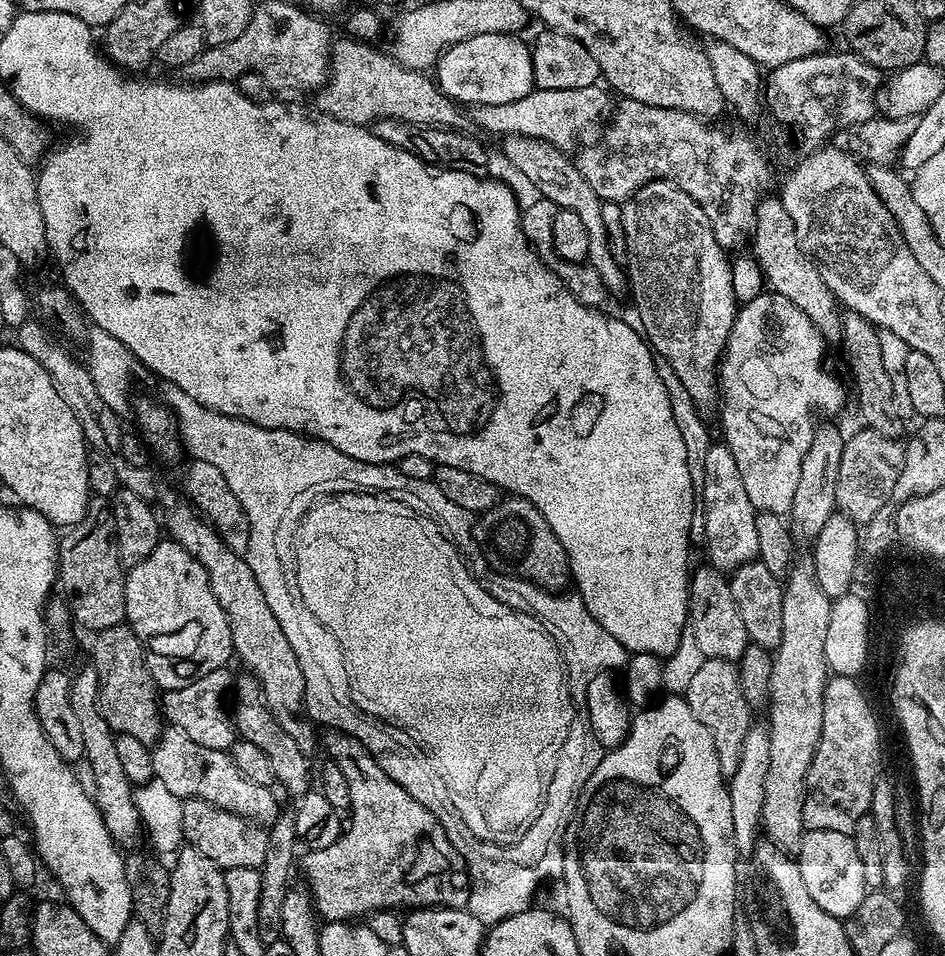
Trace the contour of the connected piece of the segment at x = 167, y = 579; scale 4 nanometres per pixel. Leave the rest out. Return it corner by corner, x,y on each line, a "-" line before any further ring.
171,538
161,539
154,550
142,562
127,569
124,578
126,594
126,623
134,630
134,634
144,645
146,663
157,689
167,690
186,686
191,679
202,678
202,674
210,674
210,670
225,667
233,659
232,639
230,638
230,622
226,618
226,610
218,606
218,598
210,590
210,578
196,558

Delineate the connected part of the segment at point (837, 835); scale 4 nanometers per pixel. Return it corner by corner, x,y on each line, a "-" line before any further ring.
834,830
805,831
798,849
798,863
802,870
802,882
806,882
806,890
810,890
810,898
814,898
814,902
818,902
826,914
847,918
854,914
854,910
858,910
866,889
862,858
858,858
858,850
849,833

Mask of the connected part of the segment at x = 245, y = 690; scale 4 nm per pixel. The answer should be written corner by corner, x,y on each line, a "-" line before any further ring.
241,674
234,680
234,700
230,708
232,723
236,726
236,735
246,742
254,742
254,746
259,746
266,753
266,758
270,758
270,767
274,770
274,778
279,787
284,787
292,795
292,798
299,798
307,794
310,790
308,784
308,760
309,757
302,750
298,750
298,742
278,726
278,718
270,714
270,710
264,705
260,695
260,684
254,677

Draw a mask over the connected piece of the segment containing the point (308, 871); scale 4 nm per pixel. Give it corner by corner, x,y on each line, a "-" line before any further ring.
351,731
344,732
328,732
323,733
322,744
328,747
326,753
327,759
332,760
338,770
342,770
342,774
346,777
346,786
350,786
350,813
352,812
352,825
347,825
346,831
341,835
338,842
334,842
334,846
326,846
326,850
321,852
308,852
304,860
304,876
308,879
306,883
307,891
310,893
310,899
319,915
328,922
352,922
357,918
364,918
372,912
382,911
384,909
411,910
413,908
463,908
467,909
468,899
470,898
470,878
468,877
468,867
462,858
462,854
458,854
458,850
454,850
454,846
450,842
450,838
446,838
446,834
442,830
442,826
434,818
434,814
430,814
430,810
426,810
426,806
414,802
414,798
410,798
410,794
402,786
398,786
398,782
394,782
394,778
390,778
390,774
386,774
386,770
382,770
382,766
378,766
376,759
368,753
366,746
362,746
362,742
358,742
352,736

